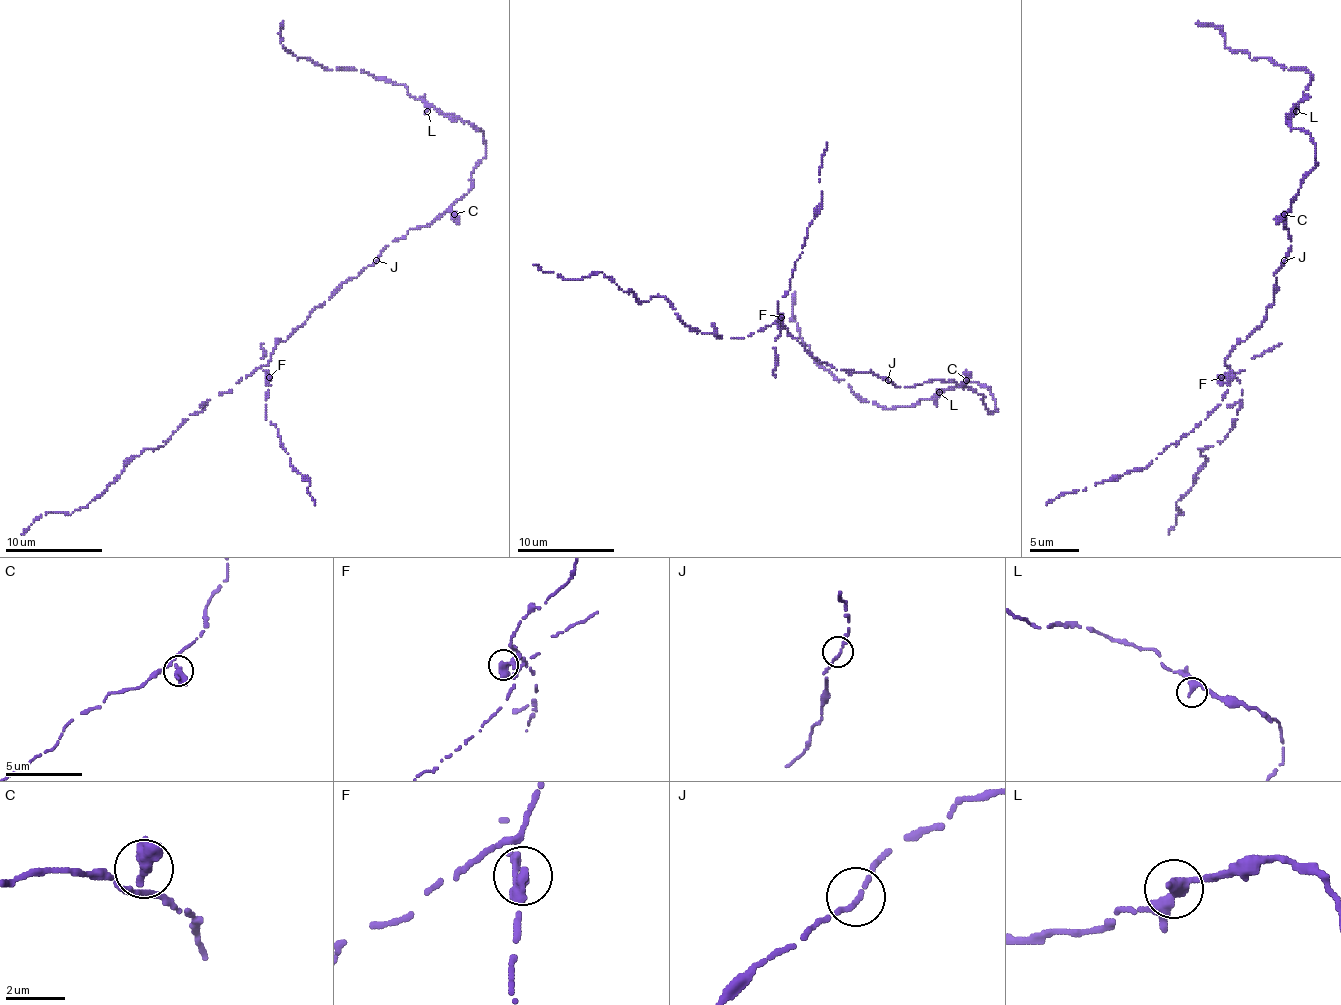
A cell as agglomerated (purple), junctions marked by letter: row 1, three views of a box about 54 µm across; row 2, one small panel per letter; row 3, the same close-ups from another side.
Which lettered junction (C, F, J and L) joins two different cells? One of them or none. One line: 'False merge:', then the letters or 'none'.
False merge: F

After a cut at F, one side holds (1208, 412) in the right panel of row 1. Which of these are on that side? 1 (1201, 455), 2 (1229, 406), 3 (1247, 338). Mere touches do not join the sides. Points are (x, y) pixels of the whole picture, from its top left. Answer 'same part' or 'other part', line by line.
1: other part
2: other part
3: other part

